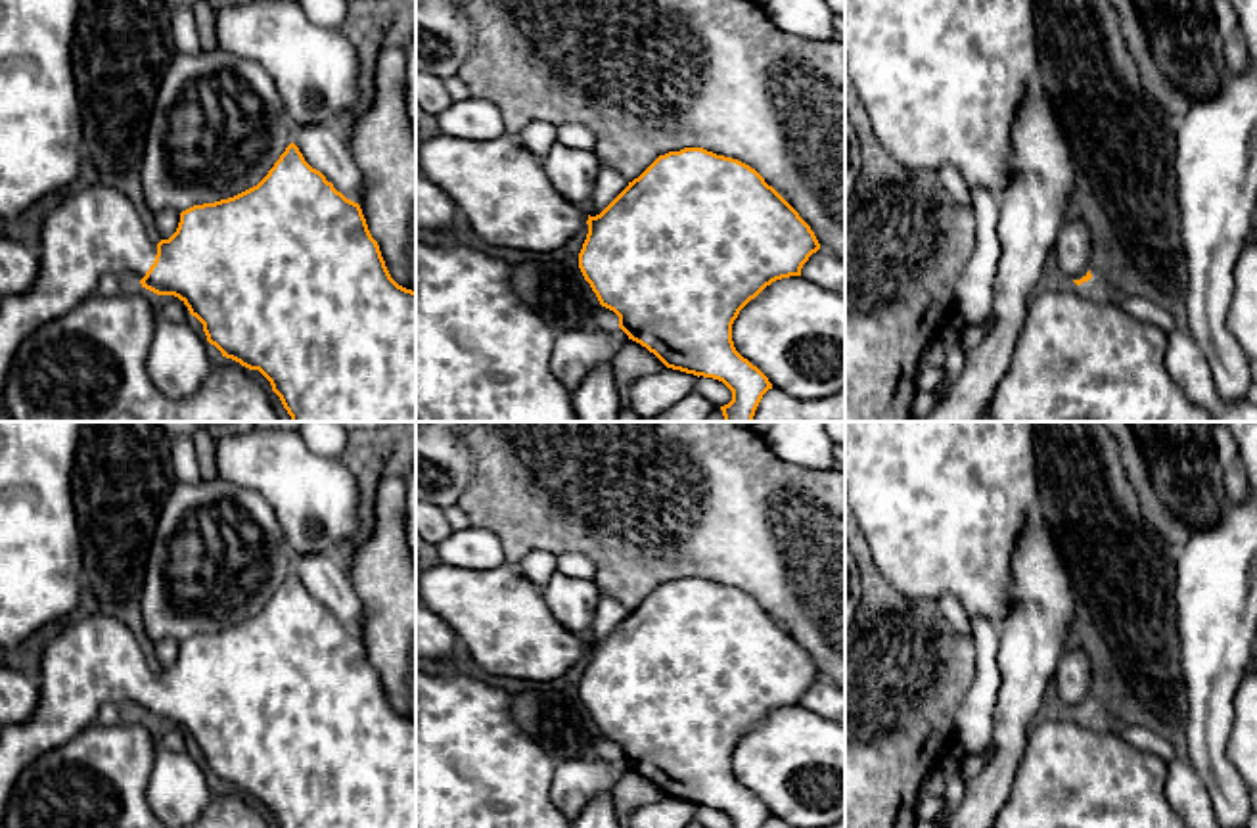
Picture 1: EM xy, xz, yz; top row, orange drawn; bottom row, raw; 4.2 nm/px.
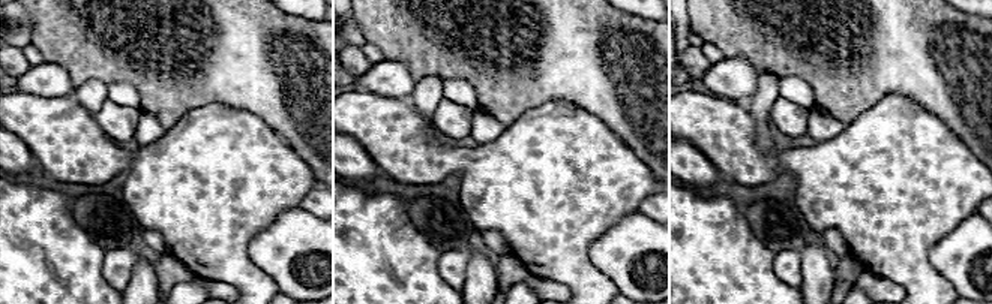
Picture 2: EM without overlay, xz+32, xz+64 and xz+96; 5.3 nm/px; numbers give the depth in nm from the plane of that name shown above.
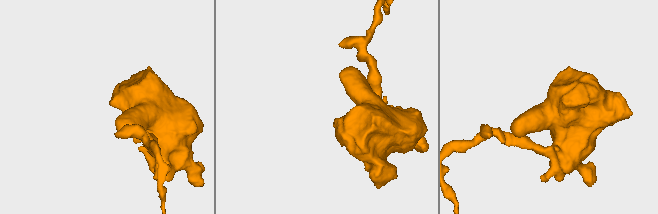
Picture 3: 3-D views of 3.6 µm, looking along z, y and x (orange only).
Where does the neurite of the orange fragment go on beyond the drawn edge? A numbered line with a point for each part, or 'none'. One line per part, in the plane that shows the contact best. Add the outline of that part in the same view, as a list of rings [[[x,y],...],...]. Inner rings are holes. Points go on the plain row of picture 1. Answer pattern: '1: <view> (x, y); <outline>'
1: xy (94, 660); [[[96,611],[75,615],[40,659],[38,703],[19,724],[0,724],[0,828],[21,770],[96,723],[105,703],[146,705],[157,673],[121,621]]]

